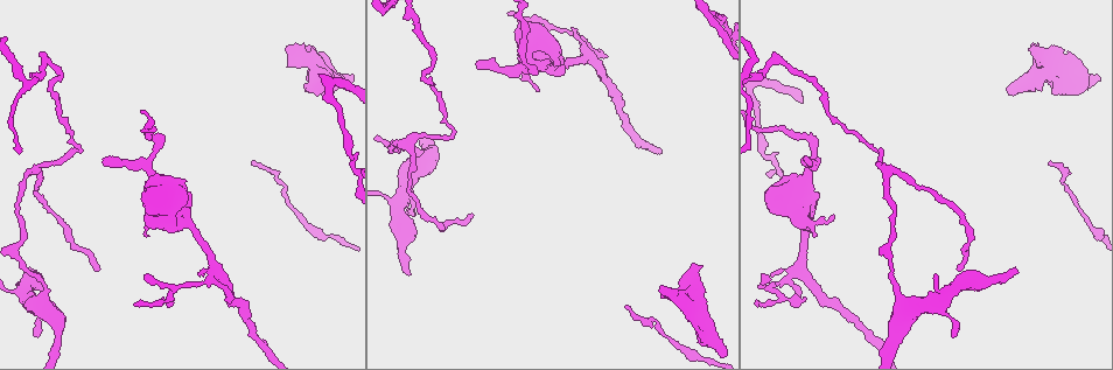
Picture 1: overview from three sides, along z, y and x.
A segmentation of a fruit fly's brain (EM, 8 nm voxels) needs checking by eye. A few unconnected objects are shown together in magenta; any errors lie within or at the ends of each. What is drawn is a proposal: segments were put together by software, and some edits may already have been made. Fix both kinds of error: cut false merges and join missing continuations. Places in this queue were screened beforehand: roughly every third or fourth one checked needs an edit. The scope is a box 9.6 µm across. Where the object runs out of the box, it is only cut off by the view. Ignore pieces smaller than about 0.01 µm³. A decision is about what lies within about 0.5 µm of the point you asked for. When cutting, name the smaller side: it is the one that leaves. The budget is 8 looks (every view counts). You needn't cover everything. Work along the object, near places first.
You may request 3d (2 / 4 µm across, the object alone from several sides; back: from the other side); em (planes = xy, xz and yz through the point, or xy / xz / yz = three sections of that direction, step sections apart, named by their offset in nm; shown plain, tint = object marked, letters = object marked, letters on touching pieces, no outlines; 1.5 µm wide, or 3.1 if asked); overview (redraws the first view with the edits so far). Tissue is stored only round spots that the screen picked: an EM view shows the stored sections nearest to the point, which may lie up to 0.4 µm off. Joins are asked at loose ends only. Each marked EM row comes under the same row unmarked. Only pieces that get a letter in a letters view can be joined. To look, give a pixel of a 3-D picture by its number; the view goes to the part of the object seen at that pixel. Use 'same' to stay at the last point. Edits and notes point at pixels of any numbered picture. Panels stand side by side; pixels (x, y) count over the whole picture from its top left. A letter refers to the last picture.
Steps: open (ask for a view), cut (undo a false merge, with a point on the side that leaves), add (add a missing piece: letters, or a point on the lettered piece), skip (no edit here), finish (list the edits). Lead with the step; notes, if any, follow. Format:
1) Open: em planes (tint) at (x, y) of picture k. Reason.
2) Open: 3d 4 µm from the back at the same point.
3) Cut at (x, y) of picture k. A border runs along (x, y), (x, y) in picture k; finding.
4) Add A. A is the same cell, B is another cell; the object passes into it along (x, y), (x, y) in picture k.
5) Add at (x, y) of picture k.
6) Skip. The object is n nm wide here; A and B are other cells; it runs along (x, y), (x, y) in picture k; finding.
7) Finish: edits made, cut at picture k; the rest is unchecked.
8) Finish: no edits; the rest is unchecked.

Open: 3d 4 µm at (1010, 85) of picture 1. Free end.

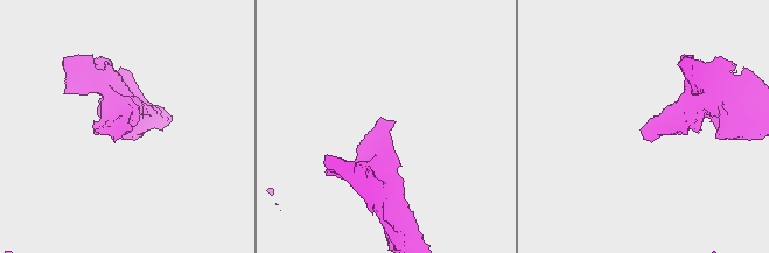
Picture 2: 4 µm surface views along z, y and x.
Open: em planes (letters) at (394, 121) of picture 2.

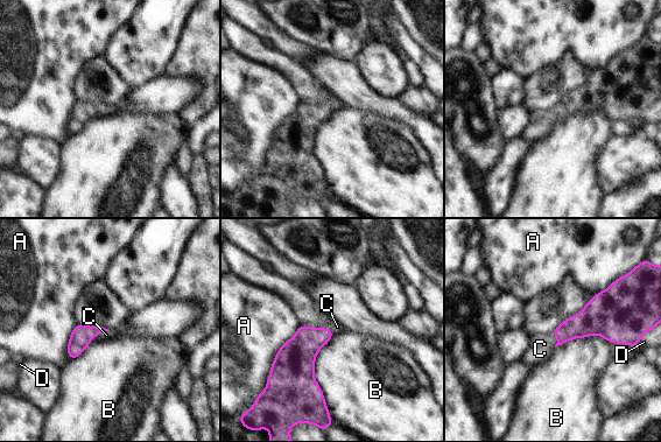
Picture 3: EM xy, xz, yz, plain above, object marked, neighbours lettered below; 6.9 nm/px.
Add C. The longest contact is with B, 550 nm; C is the same cell, A, B and D are other cells; the object passes into it along (78, 342), (98, 334), (106, 335) in picture 3; the cell continues.

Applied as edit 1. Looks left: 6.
Open: overview. See it whole again.

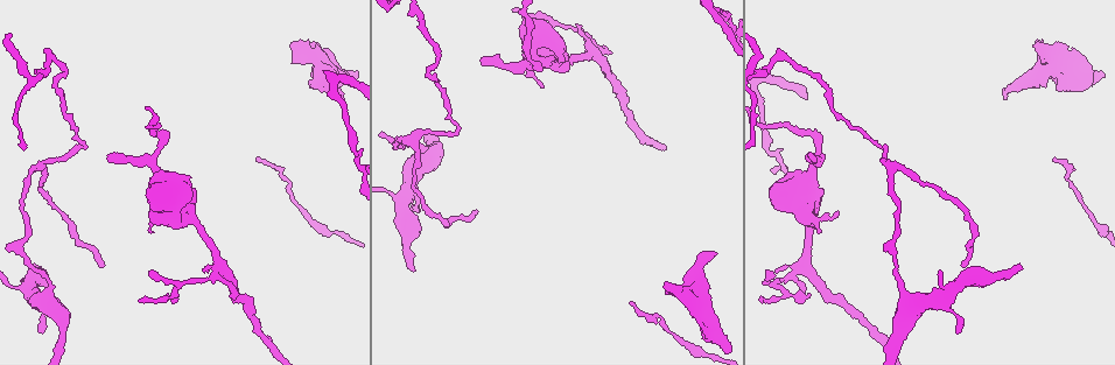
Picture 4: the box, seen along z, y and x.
Open: 3d 2 µm at (629, 302) of picture 4. End of a long branch.

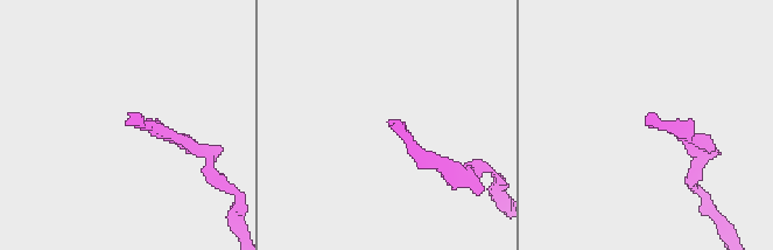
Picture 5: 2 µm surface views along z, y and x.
Open: em planes (letters) at (128, 121) of picture 5. Shape alone is not enough.

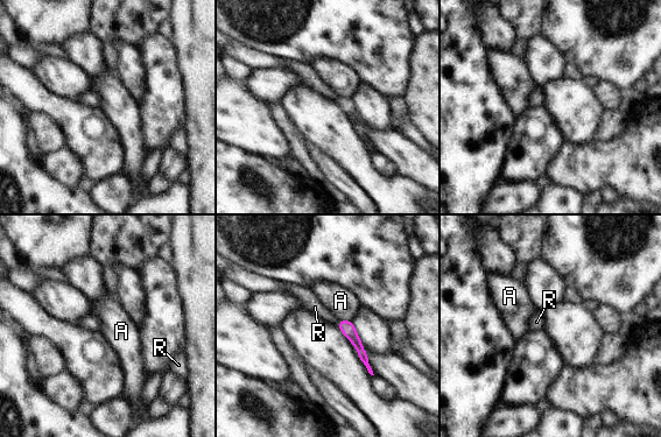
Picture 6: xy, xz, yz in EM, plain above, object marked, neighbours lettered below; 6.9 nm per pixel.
Skip. A and R are other cells; it runs along (342, 323), (350, 331), (365, 360) in picture 6; none of them fits.

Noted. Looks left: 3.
Open: 3d 2 µm at (103, 265) of picture 4. End of a long branch.

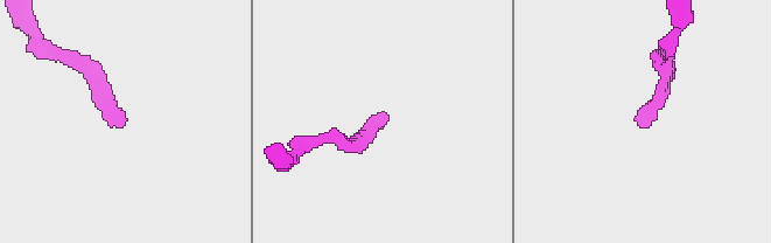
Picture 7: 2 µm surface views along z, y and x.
Open: em yz step 8 (letters) at (637, 118) of picture 7.

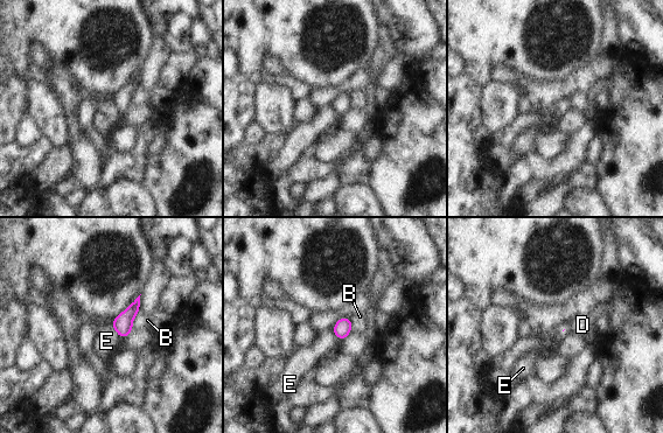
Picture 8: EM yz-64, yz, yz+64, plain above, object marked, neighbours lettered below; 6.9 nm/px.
Open: em planes (letters) at the same point.

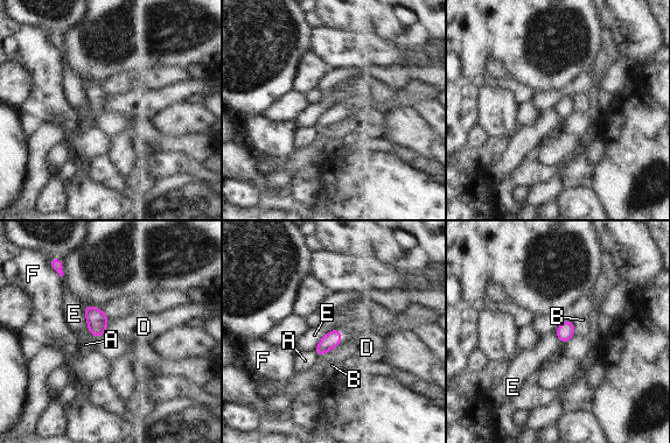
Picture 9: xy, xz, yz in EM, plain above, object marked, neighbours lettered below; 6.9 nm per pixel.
Skip. The longest contact is with E, 220 nm; A, B, D, E and F are other cells; none of them fits.

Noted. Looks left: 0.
Finish: edits made, add at picture 3; the rest is unchecked.

